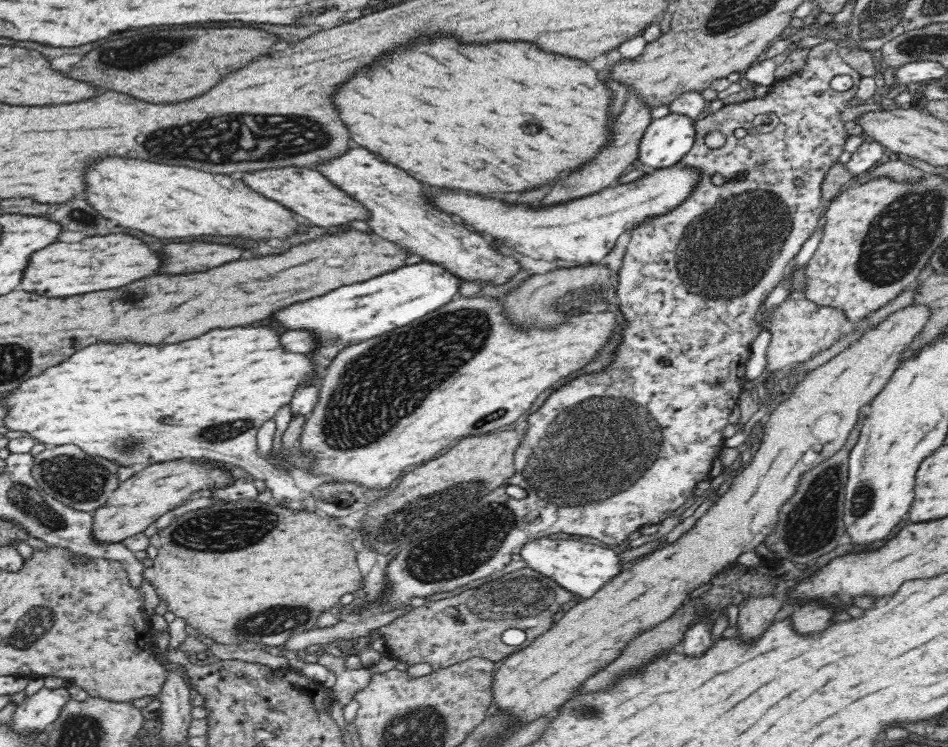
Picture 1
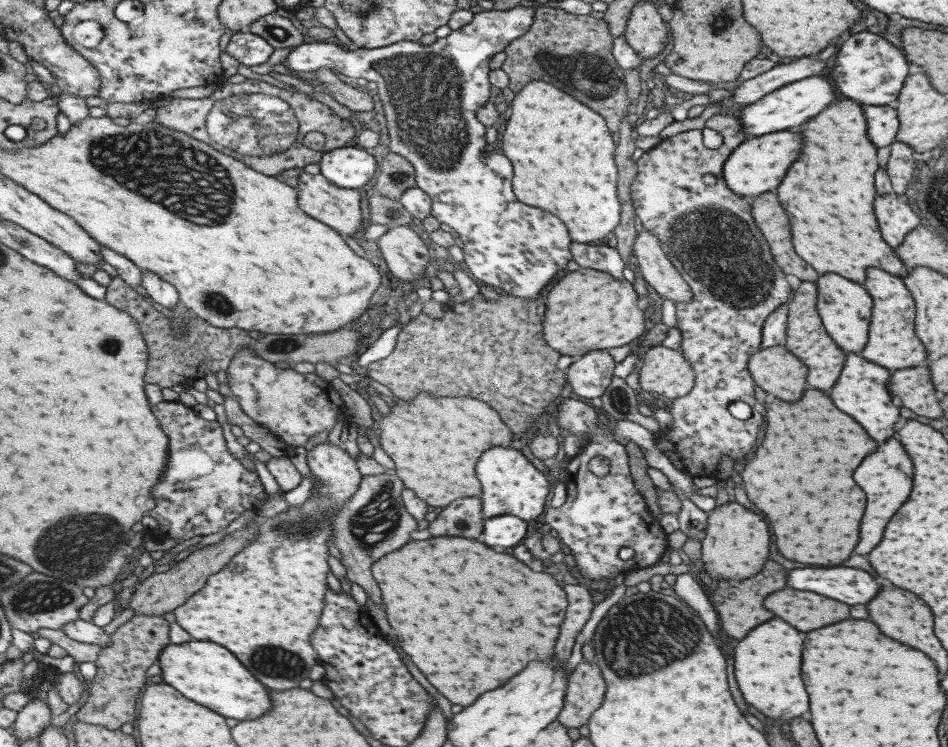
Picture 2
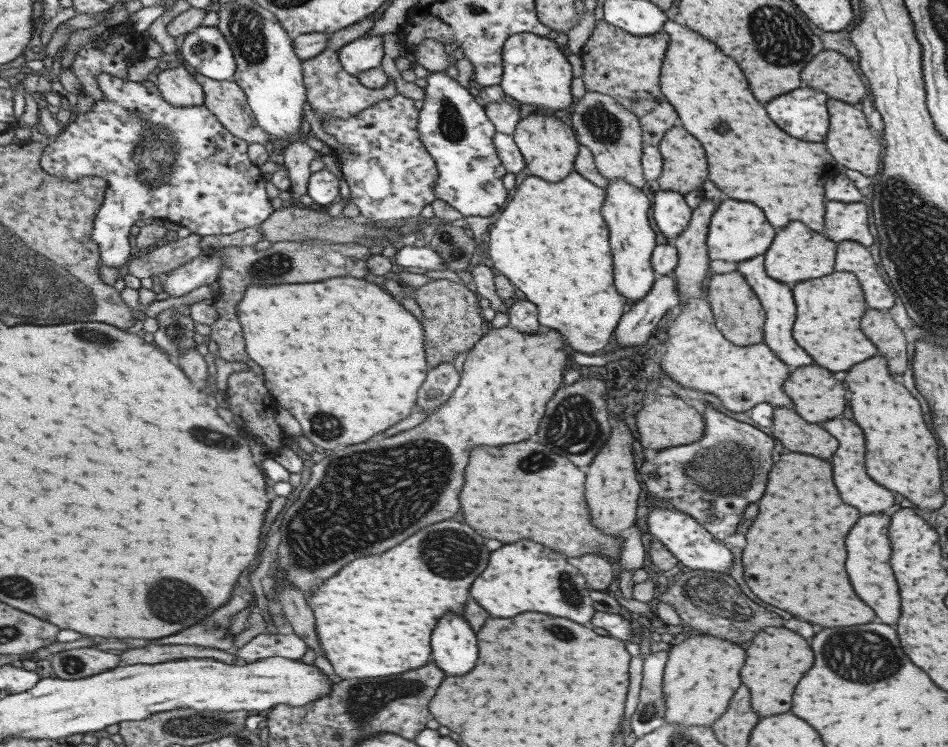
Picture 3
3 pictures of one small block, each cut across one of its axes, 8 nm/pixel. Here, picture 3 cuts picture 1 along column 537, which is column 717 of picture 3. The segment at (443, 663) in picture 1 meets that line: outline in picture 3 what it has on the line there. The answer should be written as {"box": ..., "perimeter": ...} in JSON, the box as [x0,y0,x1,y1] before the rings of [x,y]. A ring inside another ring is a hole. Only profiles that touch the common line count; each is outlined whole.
{"box":[660,571,783,644],"perimeter":[[[685,571],[674,578],[674,583],[660,596],[660,601],[674,608],[681,618],[681,624],[685,624],[687,628],[693,628],[698,634],[709,634],[729,640],[733,644],[749,642],[765,626],[779,628],[783,624],[777,614],[747,600],[729,574],[717,571]]]}

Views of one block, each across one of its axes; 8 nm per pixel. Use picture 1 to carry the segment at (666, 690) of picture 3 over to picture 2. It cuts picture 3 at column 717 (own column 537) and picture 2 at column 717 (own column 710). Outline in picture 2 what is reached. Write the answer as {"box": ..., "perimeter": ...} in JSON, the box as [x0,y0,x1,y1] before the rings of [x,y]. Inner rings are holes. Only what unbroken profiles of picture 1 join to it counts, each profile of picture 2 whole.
{"box":[700,502,769,579],"perimeter":[[[737,502],[724,503],[713,507],[707,515],[705,536],[700,540],[700,568],[705,570],[711,578],[745,579],[761,570],[763,562],[767,560],[767,546],[769,546],[769,532],[765,522],[745,510]]]}

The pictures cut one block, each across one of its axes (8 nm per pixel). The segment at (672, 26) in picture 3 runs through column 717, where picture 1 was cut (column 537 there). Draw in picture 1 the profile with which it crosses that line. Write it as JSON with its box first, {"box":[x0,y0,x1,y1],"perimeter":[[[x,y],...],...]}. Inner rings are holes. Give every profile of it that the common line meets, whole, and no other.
{"box":[336,42,614,194],"perimeter":[[[436,42],[436,44],[422,44],[410,52],[402,52],[400,56],[392,56],[386,62],[380,62],[372,72],[358,76],[352,80],[340,94],[336,96],[338,108],[342,118],[346,120],[354,140],[358,146],[370,150],[372,154],[380,156],[384,162],[404,170],[408,176],[430,184],[430,186],[448,186],[448,188],[462,188],[480,194],[510,194],[510,192],[528,192],[542,186],[554,186],[562,174],[576,174],[584,166],[588,166],[608,144],[612,144],[614,122],[610,122],[610,106],[614,102],[614,90],[610,90],[598,76],[592,66],[582,64],[580,60],[570,60],[560,54],[546,54],[536,50],[532,44],[512,42],[512,44],[492,44],[492,46],[458,46],[456,42]]]}

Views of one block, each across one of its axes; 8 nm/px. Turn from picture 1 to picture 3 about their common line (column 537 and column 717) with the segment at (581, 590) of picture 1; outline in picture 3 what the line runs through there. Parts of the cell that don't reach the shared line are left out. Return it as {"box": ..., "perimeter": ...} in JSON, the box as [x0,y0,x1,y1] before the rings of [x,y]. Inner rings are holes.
{"box":[645,507,731,574],"perimeter":[[[649,507],[645,524],[647,532],[655,537],[679,562],[679,565],[687,570],[717,571],[729,574],[731,566],[731,552],[723,546],[723,543],[709,535],[704,528],[687,513],[674,509]]]}

